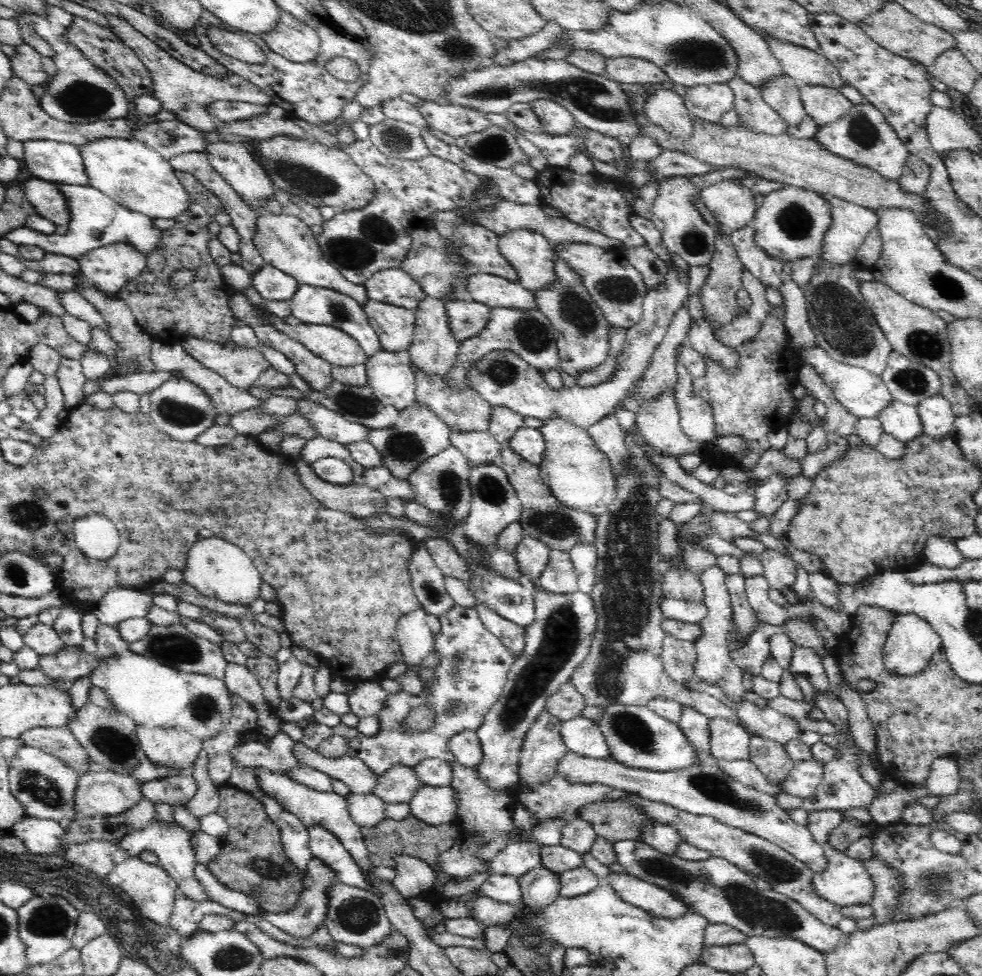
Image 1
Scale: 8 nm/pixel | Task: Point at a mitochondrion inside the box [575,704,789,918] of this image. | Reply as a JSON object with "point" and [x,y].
{"point":[714,787]}

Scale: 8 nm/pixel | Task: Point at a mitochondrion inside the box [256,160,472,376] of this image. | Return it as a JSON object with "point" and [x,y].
{"point":[357,252]}

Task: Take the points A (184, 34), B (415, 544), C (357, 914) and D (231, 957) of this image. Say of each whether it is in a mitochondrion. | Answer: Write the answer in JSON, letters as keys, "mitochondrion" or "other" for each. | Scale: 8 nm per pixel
{"A":"other","B":"other","C":"mitochondrion","D":"mitochondrion"}

